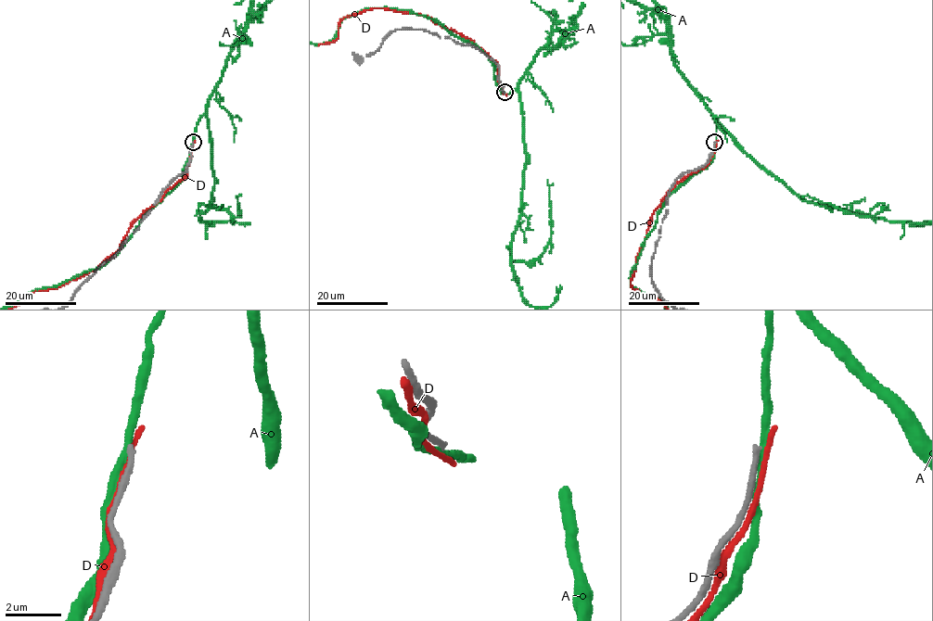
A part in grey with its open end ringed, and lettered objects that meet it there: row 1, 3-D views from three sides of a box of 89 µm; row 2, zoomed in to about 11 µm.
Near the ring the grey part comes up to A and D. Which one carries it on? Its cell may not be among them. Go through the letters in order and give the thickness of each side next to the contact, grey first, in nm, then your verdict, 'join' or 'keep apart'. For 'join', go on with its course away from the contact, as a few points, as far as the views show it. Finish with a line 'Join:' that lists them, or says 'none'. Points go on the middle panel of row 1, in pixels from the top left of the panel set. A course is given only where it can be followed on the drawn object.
A: calibres 280 and 240 nm; keep apart
D: calibres 240 and 170 nm; keep apart
Join: none

